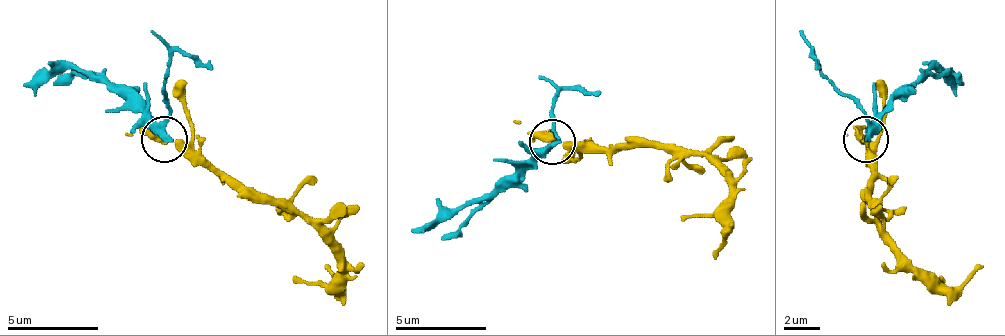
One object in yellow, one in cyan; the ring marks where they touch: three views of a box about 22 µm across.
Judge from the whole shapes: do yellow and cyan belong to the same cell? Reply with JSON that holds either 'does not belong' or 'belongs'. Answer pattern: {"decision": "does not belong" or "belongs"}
{"decision": "does not belong"}

